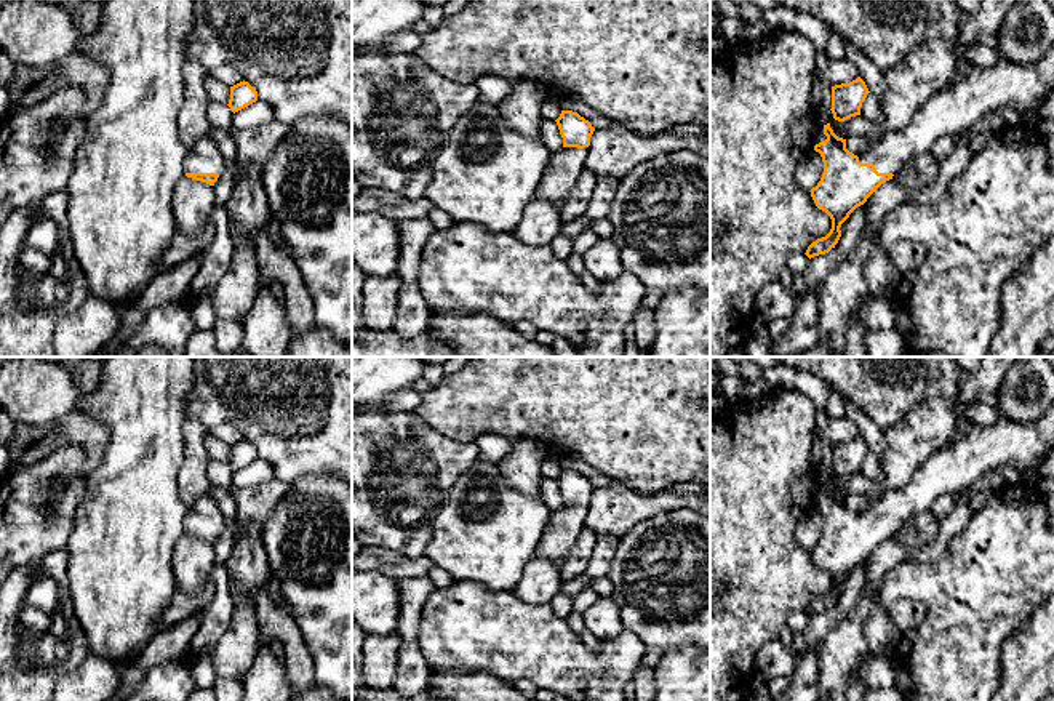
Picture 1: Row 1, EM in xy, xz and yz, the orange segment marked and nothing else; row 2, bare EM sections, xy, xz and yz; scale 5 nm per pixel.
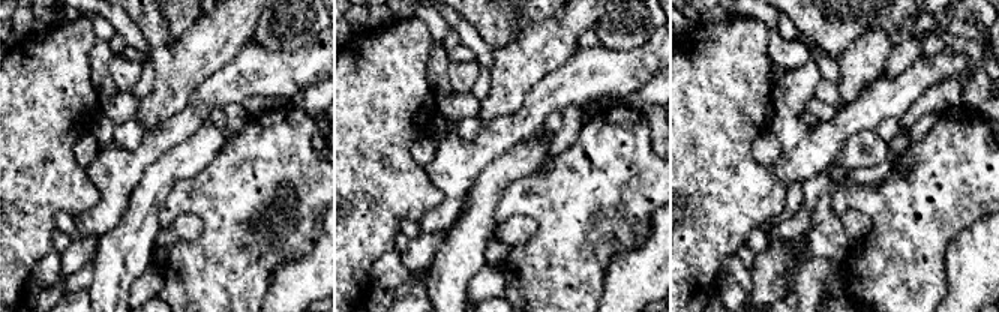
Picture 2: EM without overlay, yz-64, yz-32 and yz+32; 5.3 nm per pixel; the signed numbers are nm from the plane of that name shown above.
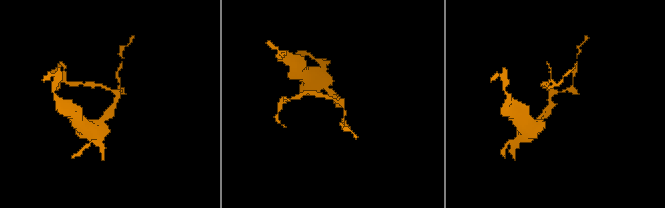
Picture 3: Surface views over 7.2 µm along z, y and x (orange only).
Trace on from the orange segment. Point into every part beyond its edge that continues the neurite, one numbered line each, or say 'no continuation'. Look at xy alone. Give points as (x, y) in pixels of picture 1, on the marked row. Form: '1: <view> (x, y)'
1: xy (203, 157)

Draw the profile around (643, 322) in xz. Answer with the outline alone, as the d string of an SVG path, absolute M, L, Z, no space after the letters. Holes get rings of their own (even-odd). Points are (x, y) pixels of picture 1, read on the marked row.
M640 306L637 317L633 318L635 342L640 350L649 350L654 341L654 312Z

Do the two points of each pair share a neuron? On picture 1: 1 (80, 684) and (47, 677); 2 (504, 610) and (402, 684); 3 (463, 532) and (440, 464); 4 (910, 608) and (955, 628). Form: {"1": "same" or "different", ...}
{"1": "different", "2": "different", "3": "different", "4": "different"}

